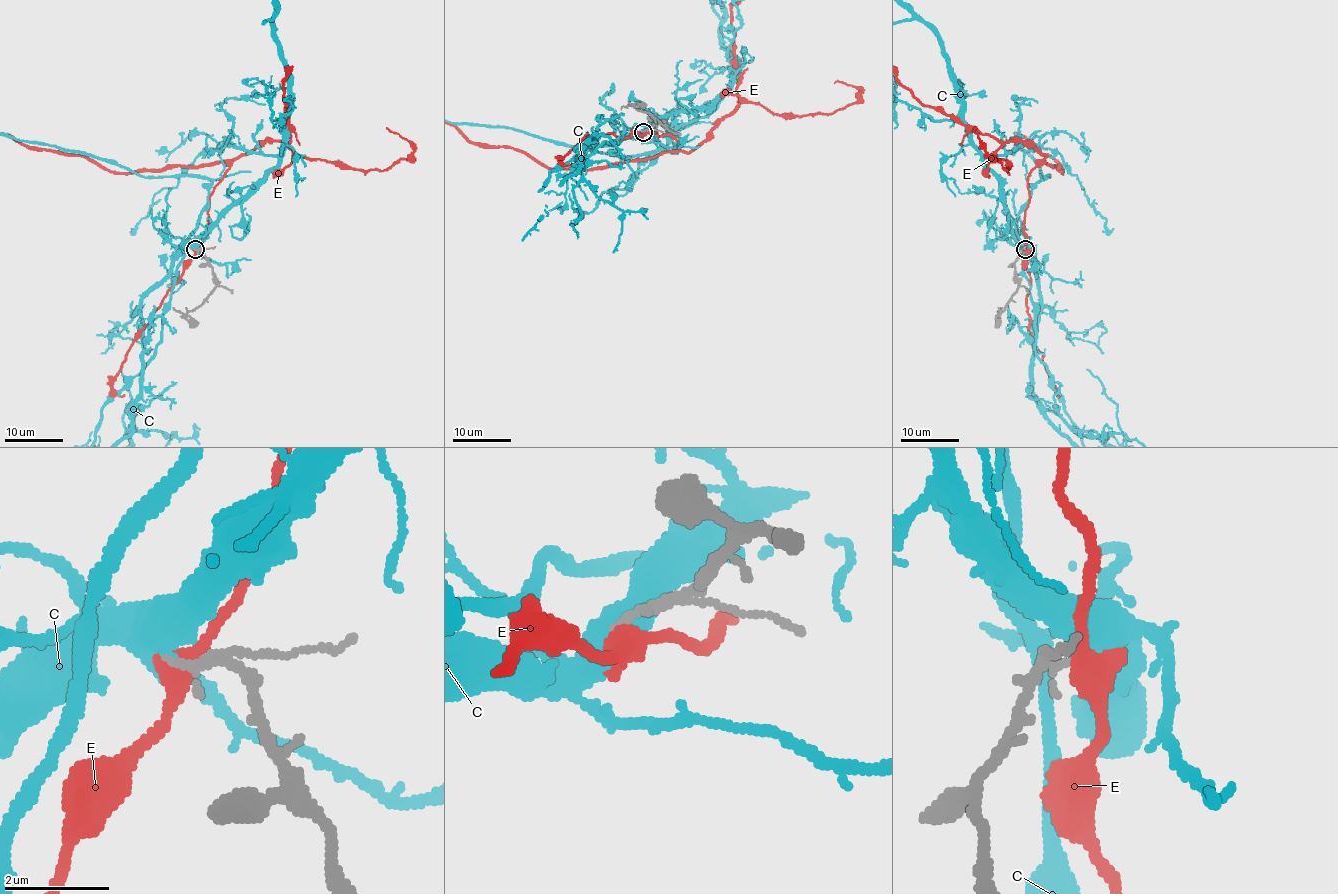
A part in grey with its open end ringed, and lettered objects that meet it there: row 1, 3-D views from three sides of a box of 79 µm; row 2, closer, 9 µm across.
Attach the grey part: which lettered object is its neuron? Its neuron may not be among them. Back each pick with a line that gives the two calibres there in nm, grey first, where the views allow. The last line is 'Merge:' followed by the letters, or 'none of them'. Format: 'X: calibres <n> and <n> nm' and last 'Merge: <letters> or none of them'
C: calibres 190 and 480 nm
Merge: C

